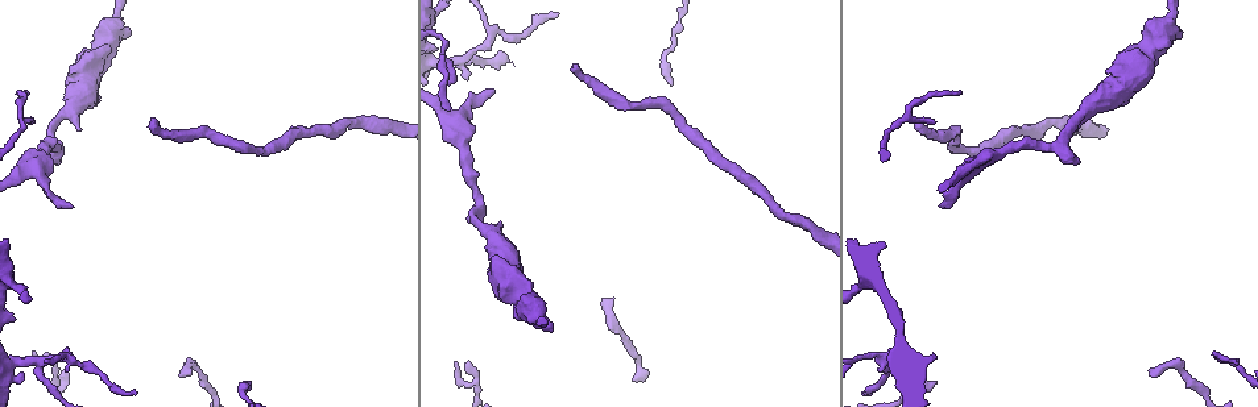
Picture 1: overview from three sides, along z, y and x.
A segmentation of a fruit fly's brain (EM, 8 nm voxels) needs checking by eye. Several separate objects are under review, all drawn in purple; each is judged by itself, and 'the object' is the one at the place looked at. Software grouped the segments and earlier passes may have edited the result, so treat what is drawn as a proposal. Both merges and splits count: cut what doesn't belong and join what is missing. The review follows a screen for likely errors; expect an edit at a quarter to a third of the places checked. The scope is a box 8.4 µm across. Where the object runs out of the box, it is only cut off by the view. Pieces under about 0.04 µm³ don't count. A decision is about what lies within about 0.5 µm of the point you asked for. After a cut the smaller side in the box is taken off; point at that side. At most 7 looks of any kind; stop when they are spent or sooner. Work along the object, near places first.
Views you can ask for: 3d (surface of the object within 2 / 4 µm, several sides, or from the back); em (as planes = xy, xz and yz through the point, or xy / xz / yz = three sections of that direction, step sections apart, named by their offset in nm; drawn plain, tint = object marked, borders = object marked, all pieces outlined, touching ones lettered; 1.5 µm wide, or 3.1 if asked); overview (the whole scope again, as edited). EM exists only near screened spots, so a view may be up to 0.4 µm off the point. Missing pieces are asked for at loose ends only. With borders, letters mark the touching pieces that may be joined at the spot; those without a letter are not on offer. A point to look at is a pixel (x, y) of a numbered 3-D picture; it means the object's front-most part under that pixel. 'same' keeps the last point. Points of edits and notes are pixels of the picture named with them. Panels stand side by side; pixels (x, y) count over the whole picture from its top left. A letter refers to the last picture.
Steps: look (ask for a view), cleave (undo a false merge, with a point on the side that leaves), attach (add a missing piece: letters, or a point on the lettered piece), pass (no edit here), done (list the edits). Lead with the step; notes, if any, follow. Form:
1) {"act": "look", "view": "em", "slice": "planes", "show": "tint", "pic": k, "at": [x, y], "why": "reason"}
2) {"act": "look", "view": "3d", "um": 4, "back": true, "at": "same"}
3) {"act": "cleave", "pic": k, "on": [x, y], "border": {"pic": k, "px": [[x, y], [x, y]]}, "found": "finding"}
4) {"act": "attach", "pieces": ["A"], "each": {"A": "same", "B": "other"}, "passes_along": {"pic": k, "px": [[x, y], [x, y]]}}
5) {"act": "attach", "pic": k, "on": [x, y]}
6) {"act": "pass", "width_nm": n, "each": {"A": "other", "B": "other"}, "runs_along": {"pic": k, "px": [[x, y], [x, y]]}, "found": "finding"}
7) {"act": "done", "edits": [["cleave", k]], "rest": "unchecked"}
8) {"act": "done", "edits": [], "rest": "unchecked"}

{"act": "look", "view": "em", "slice": "yz", "step": 8, "show": "tint", "pic": 1, "at": [73, 205]}

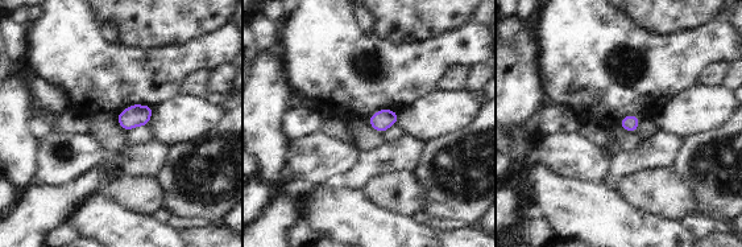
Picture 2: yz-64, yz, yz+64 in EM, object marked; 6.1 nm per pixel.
{"act": "look", "view": "em", "slice": "planes", "show": "borders", "at": "same"}

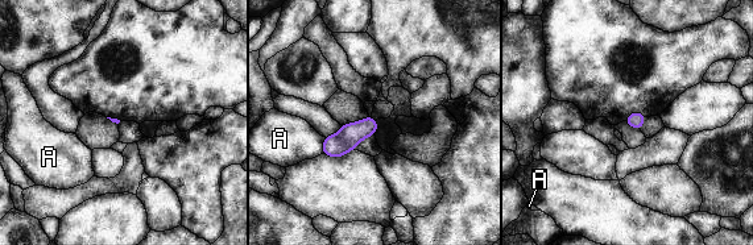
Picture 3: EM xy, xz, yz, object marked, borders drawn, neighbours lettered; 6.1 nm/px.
{"act": "pass", "each": {"A": "other"}, "border": {"pic": 3, "px": [[325, 137], [321, 153]]}, "found": "no lettered piece goes on from it"}

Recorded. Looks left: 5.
{"act": "look", "view": "3d", "um": 2, "pic": 1, "at": [457, 60]}

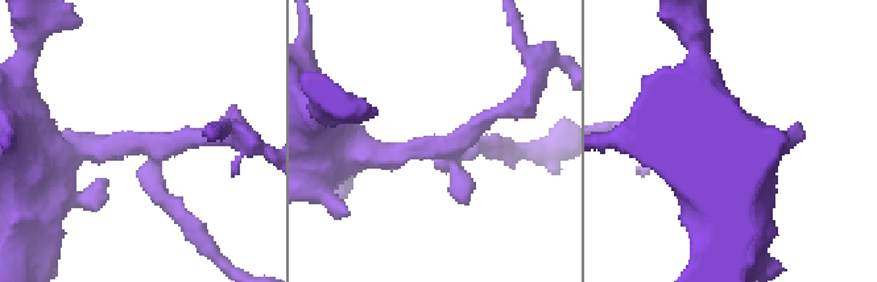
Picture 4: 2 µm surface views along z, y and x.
{"act": "look", "view": "em", "slice": "yz", "step": 4, "show": "borders", "pic": 4, "at": [438, 151], "arms": 3, "why": "now the EM"}

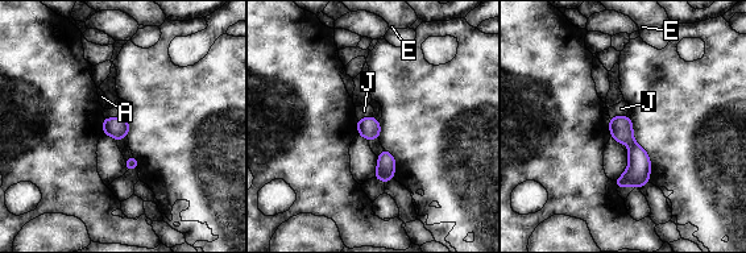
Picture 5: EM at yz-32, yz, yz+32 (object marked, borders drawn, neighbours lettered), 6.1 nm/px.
{"act": "look", "view": "em", "slice": "planes", "show": "borders", "at": "same", "why": "cut it another way"}

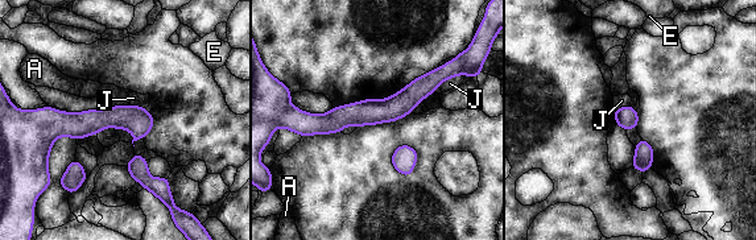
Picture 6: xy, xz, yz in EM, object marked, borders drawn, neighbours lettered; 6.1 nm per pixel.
{"act": "pass", "each": {"A": "other", "E": "other", "J": "other"}, "runs_along": {"pic": 6, "px": [[445, 75], [385, 111], [298, 123]]}, "found": "one neuron here"}

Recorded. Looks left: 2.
{"act": "look", "view": "em", "slice": "planes", "show": "borders", "pic": 1, "at": [152, 122], "why": "an open end"}

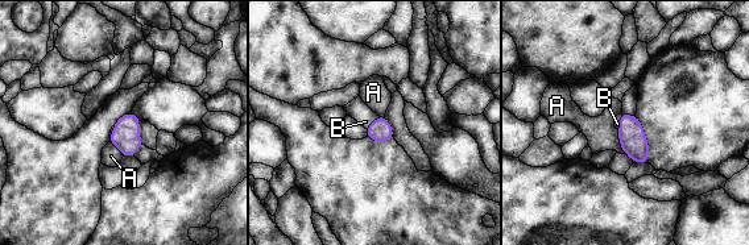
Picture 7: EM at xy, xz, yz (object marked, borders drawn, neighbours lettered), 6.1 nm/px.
{"act": "attach", "pieces": ["B"], "each": {"A": "other", "B": "same"}, "passes_along": {"pic": 7, "px": [[380, 129], [373, 121], [358, 109]]}, "found": "the neuron continues"}

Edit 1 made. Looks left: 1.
{"act": "done", "edits": [["attach", 7]], "rest": "unchecked"}

